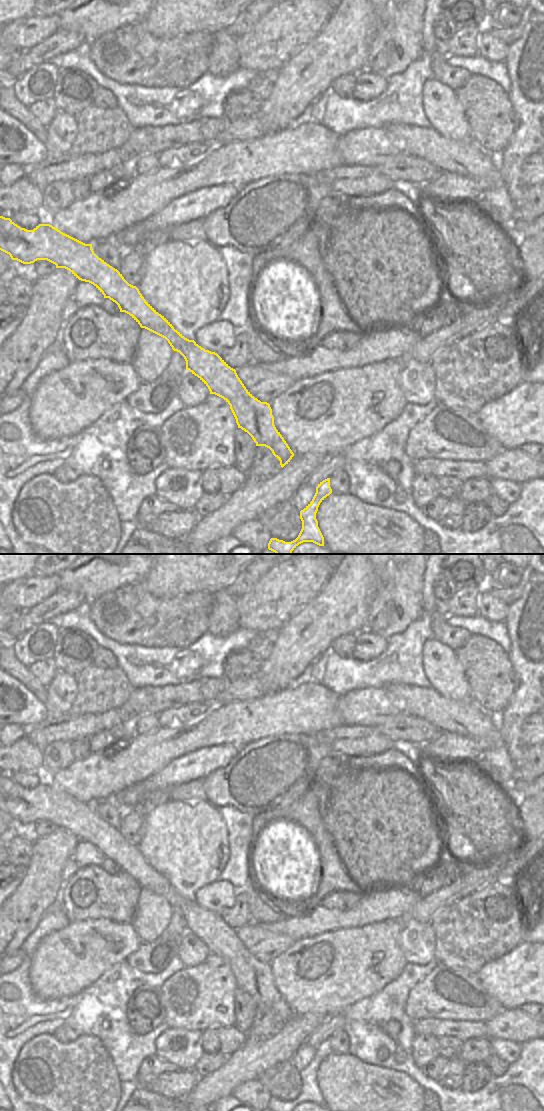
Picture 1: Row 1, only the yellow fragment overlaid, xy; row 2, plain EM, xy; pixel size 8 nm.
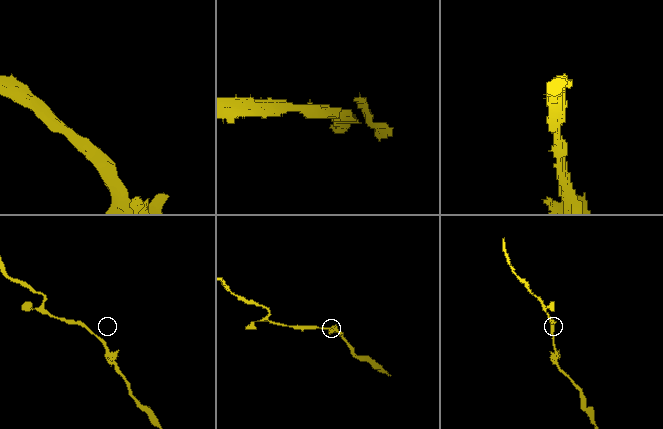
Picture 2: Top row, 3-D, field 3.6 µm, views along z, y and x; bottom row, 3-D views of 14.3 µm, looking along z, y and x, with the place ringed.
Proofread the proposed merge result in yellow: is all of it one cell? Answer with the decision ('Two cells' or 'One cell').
One cell.

